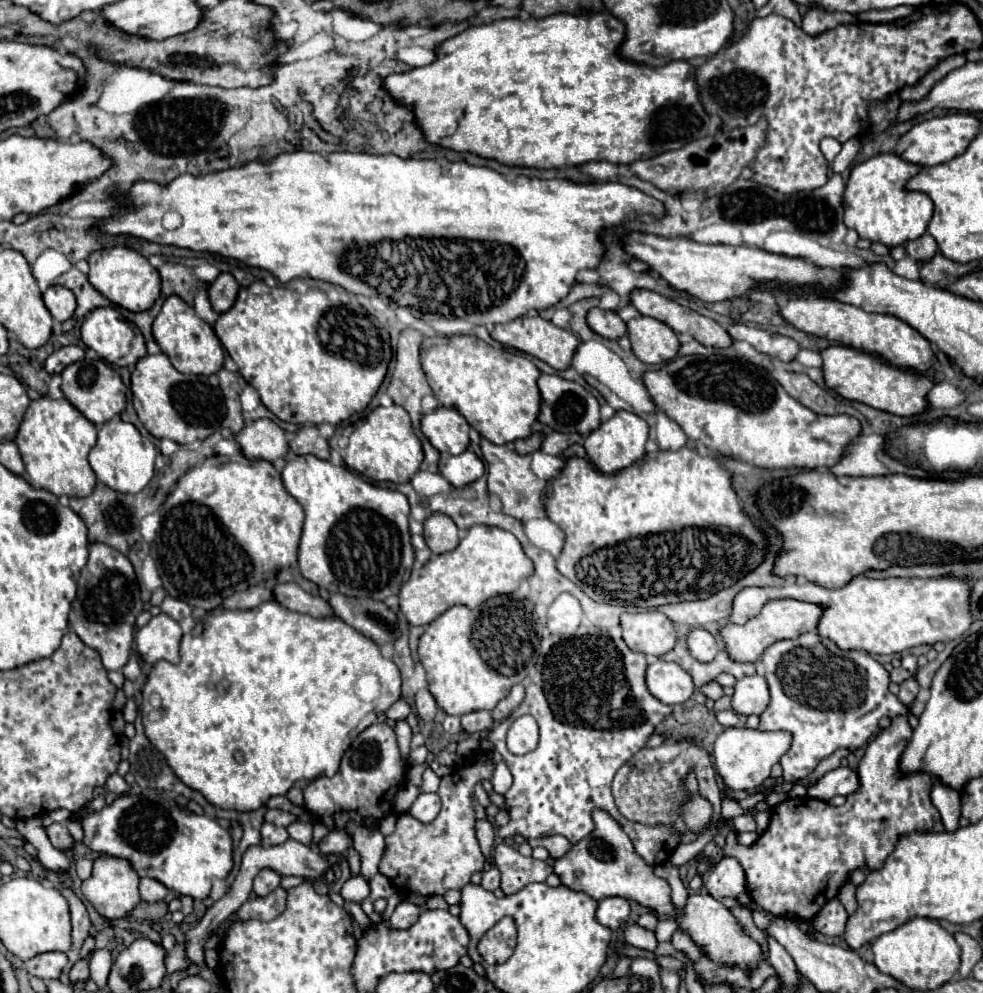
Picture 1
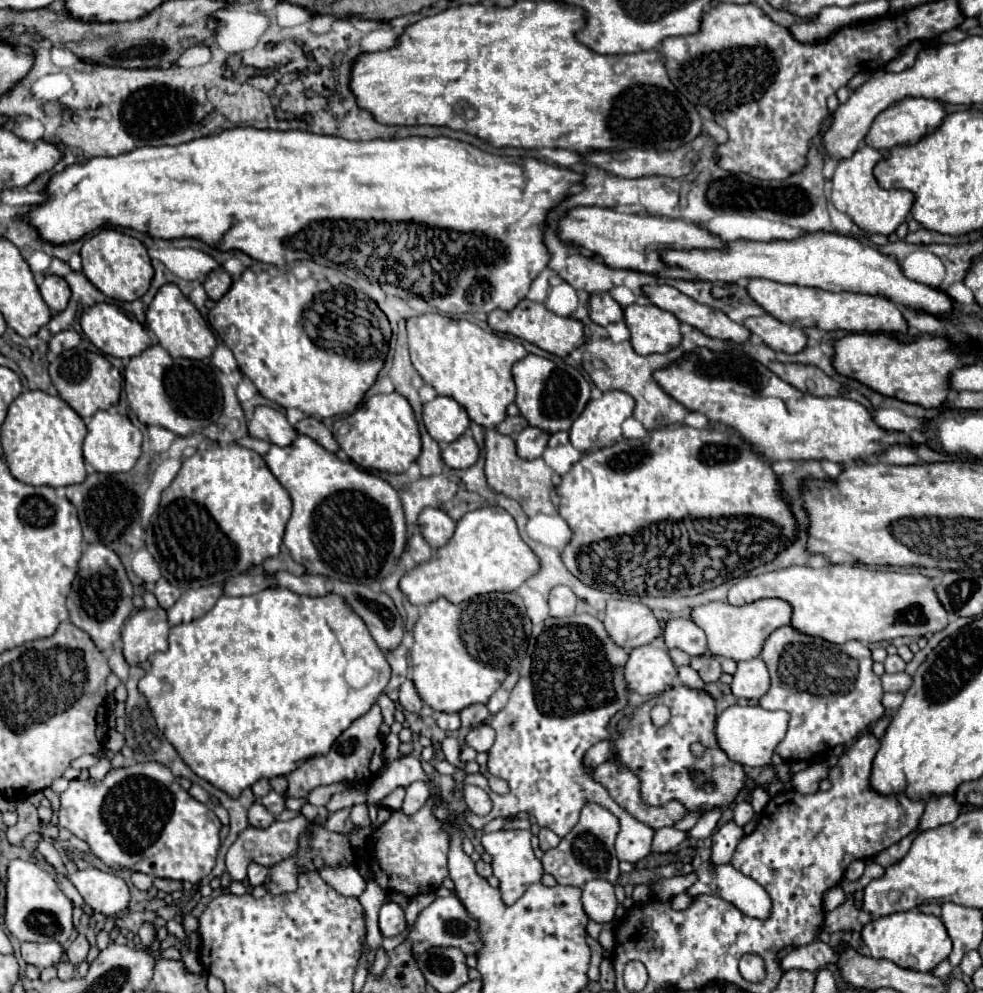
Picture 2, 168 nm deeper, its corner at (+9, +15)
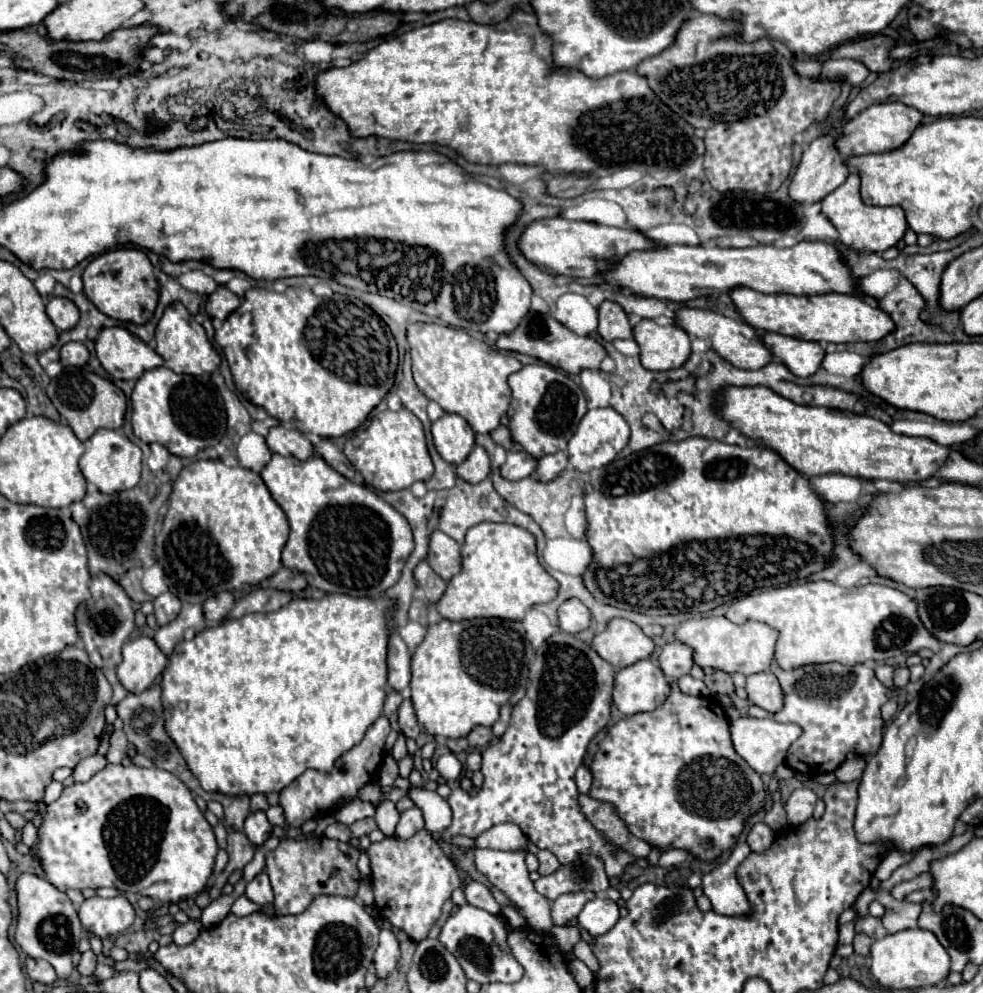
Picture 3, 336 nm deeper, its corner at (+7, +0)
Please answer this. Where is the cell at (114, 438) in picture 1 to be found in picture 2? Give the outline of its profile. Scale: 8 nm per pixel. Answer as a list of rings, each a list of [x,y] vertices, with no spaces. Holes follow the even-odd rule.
[[[97,411],[87,421],[87,437],[83,441],[83,457],[85,461],[99,473],[125,473],[133,469],[141,455],[141,431],[123,415]]]

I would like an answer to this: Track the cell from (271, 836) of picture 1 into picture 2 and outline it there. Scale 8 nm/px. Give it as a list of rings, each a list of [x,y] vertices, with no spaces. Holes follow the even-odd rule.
[[[255,801],[251,807],[249,807],[249,811],[247,811],[247,817],[249,817],[249,823],[253,825],[253,827],[269,827],[273,821],[275,821],[275,815],[273,813],[269,813],[259,801]]]

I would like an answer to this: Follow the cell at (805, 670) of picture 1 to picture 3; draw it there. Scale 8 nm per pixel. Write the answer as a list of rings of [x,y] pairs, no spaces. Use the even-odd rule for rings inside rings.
[[[773,660],[771,672],[777,676],[783,690],[783,708],[773,714],[773,720],[799,724],[803,730],[787,752],[785,762],[789,768],[799,774],[811,774],[813,768],[823,770],[825,766],[825,772],[831,772],[849,752],[873,756],[879,750],[883,734],[881,706],[889,700],[889,688],[877,680],[871,664],[845,666],[831,662],[783,670]]]

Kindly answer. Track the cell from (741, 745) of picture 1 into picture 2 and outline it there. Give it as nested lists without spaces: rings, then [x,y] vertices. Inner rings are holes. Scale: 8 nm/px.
[[[731,705],[717,717],[717,739],[721,749],[737,763],[747,767],[771,765],[771,755],[779,741],[785,737],[789,725],[789,713],[767,711],[759,705]]]

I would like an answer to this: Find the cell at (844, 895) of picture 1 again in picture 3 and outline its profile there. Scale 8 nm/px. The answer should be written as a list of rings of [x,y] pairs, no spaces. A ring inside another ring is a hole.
[[[857,932],[857,934],[855,934],[855,940],[853,940],[853,948],[855,948],[857,954],[867,956],[867,954],[869,954],[869,946],[871,946],[871,942],[873,942],[873,940],[871,940],[865,932]]]

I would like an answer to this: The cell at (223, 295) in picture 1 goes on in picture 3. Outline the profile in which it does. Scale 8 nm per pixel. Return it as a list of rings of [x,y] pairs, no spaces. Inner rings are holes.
[[[217,286],[217,290],[209,296],[205,310],[211,318],[225,320],[239,304],[241,304],[241,300],[227,286]]]

